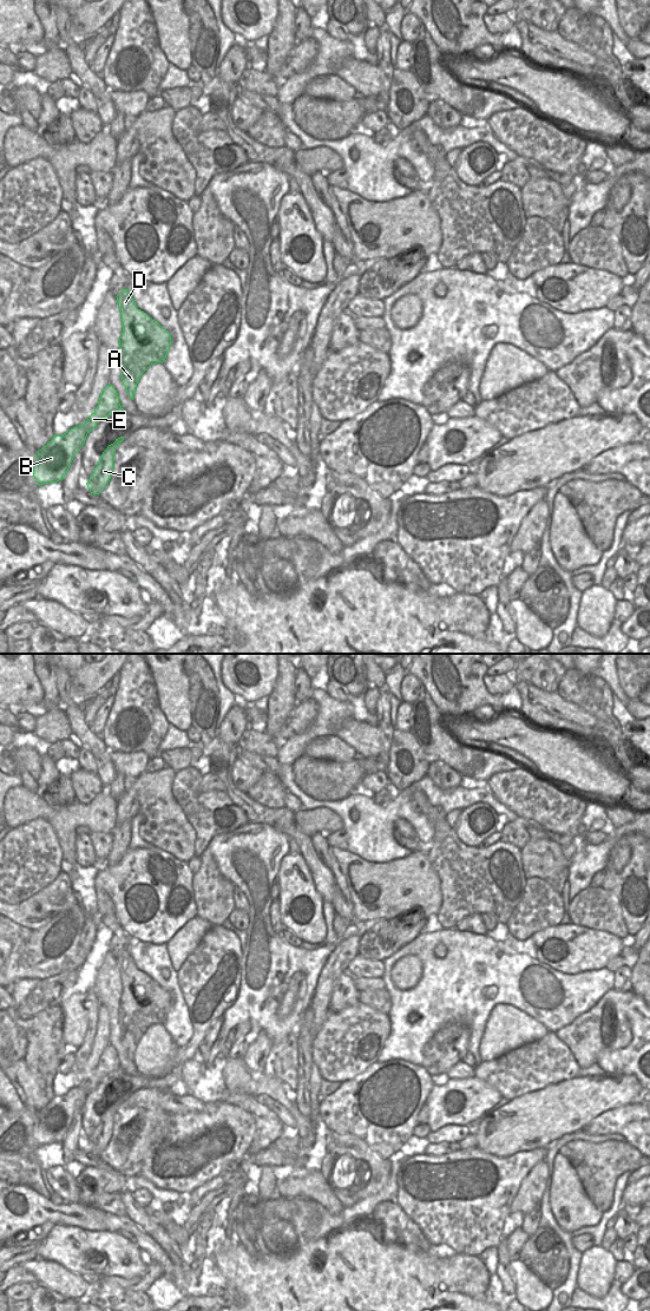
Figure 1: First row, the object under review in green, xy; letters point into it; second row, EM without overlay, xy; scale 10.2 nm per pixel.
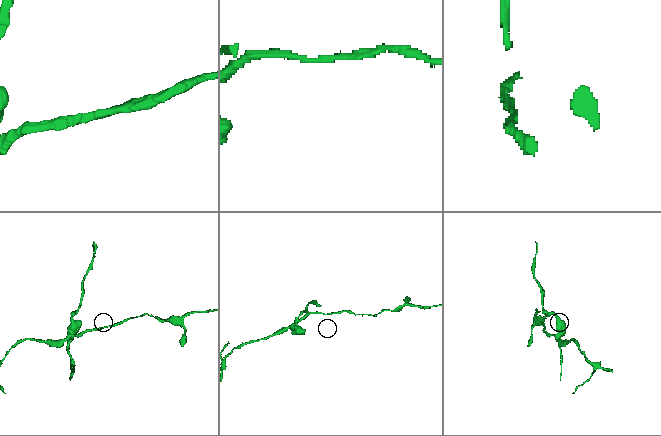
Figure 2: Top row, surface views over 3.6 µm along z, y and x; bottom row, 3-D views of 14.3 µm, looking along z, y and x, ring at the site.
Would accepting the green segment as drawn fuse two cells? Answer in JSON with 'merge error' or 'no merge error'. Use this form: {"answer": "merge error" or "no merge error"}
{"answer": "merge error"}

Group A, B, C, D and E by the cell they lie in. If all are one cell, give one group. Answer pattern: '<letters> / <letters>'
A C D / B E

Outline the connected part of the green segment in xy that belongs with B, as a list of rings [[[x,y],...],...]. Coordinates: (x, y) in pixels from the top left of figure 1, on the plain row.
[[[109,1044],[101,1053],[98,1067],[87,1081],[68,1090],[61,1096],[55,1096],[38,1112],[34,1123],[33,1138],[38,1146],[57,1143],[66,1136],[74,1115],[83,1108],[87,1095],[109,1074],[117,1073],[122,1067],[117,1051]]]

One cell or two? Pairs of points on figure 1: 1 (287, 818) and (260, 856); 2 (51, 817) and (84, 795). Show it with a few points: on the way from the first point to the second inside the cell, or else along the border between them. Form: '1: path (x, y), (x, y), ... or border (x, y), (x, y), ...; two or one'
1: border (250, 823), (266, 823), (281, 832); two
2: border (102, 787), (87, 803), (78, 803), (76, 800); two

